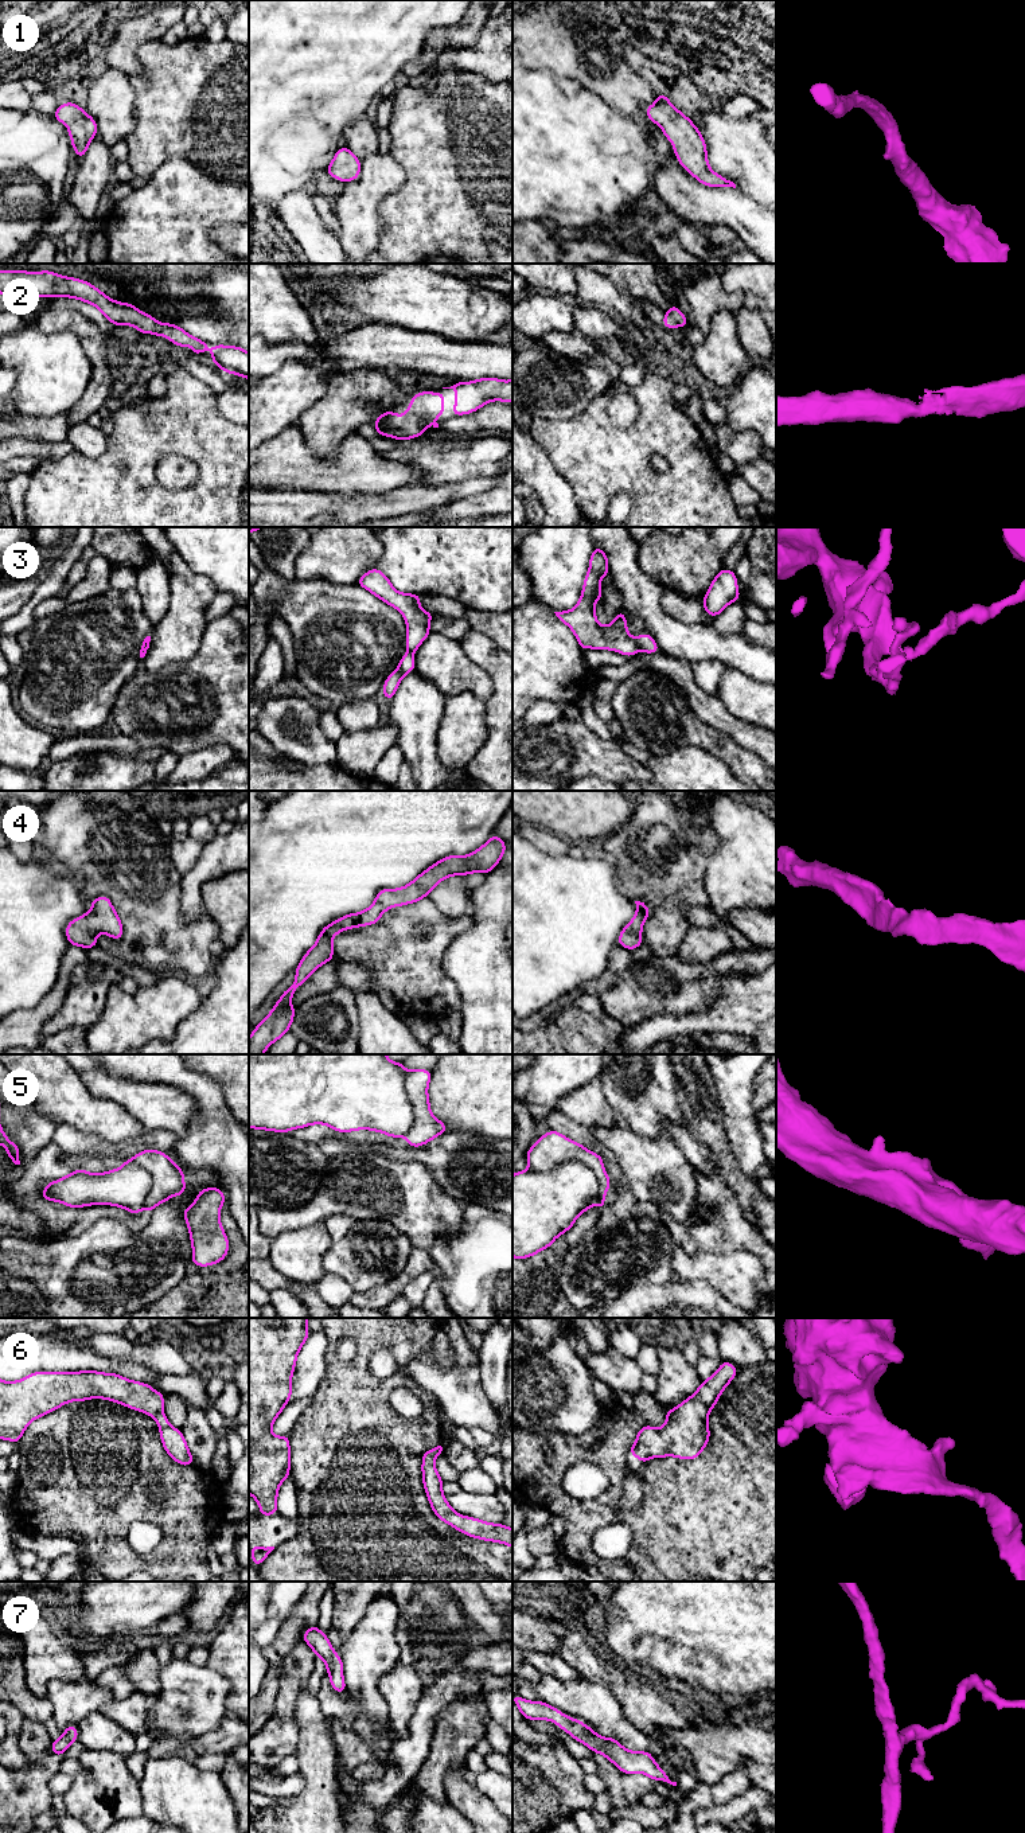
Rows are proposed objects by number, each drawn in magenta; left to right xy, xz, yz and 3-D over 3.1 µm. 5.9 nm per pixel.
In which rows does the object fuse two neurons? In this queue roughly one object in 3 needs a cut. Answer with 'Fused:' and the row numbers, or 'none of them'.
Fused: 3, 5

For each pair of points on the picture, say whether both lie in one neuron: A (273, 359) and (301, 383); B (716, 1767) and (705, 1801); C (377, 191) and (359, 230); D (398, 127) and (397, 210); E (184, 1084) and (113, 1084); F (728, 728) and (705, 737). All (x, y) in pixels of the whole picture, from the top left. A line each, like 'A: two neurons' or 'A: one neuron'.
A: two neurons
B: two neurons
C: one neuron
D: one neuron
E: two neurons
F: two neurons

